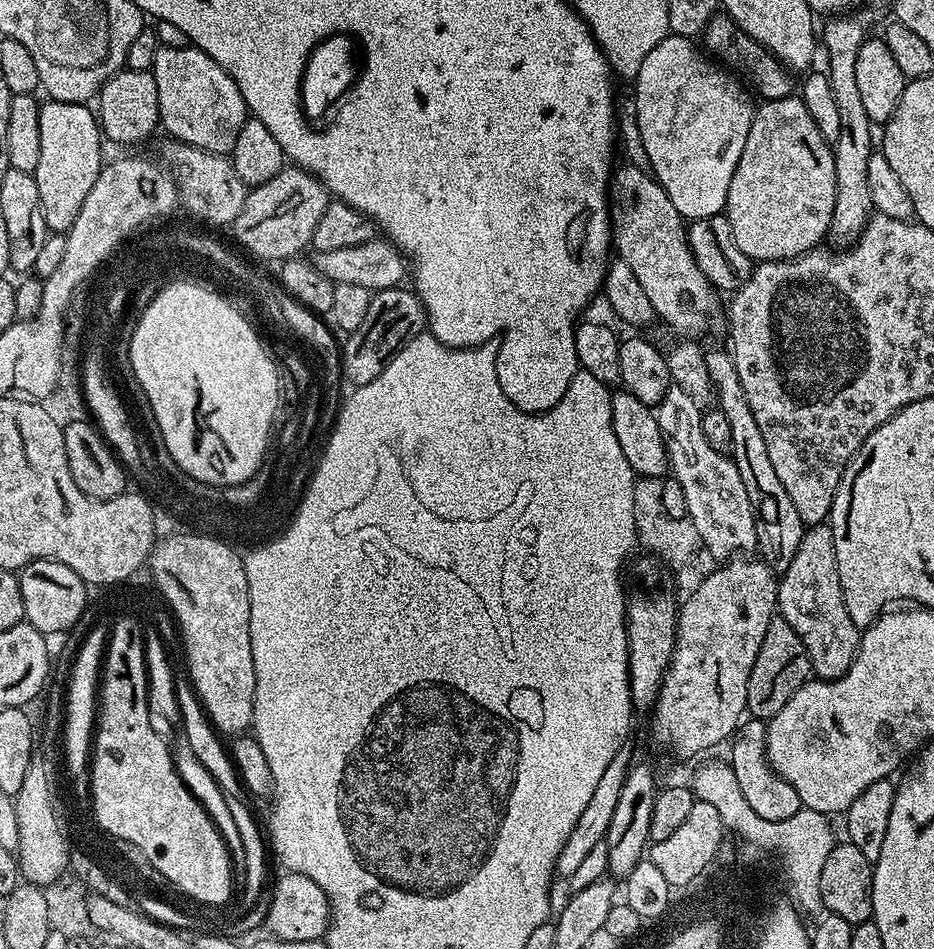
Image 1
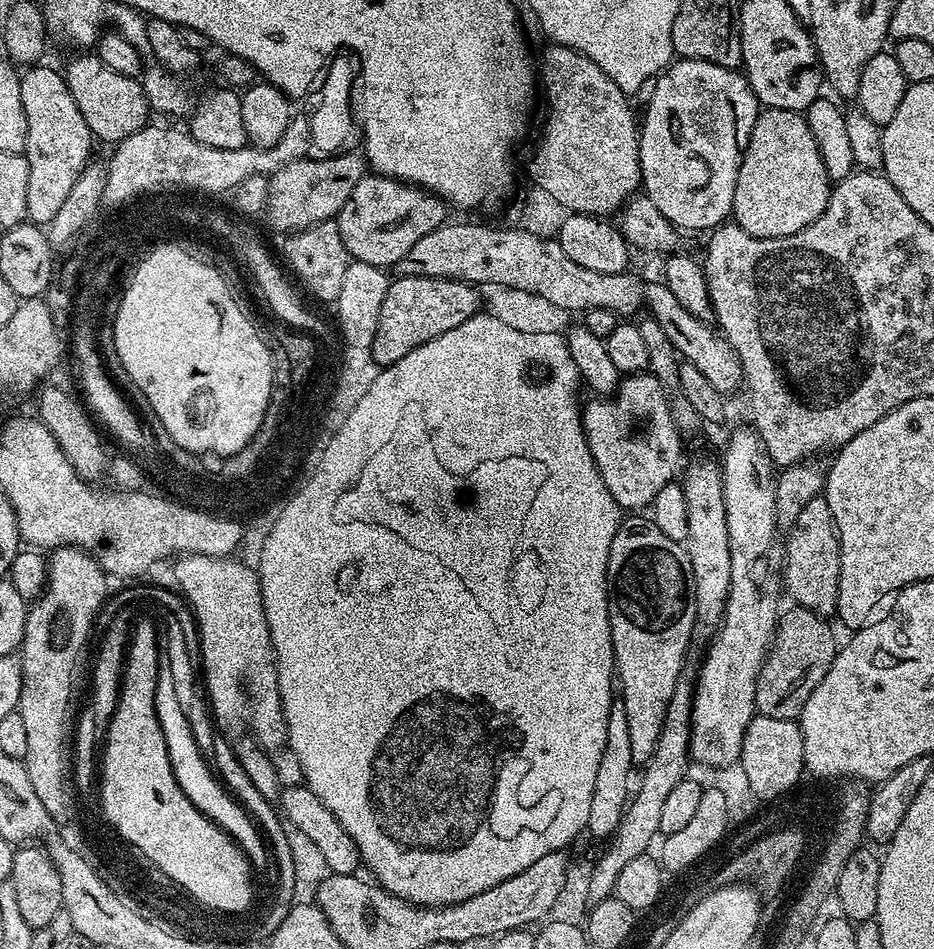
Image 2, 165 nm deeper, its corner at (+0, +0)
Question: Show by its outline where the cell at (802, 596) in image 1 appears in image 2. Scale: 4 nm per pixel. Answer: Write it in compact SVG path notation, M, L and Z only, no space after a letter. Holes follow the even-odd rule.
M823 495L802 506L802 514L798 514L794 526L787 529L786 536L788 545L784 548L784 556L788 561L784 564L784 588L792 595L791 603L814 610L814 614L825 618L835 617L840 577L840 539L836 533L834 514L830 514L830 506Z

